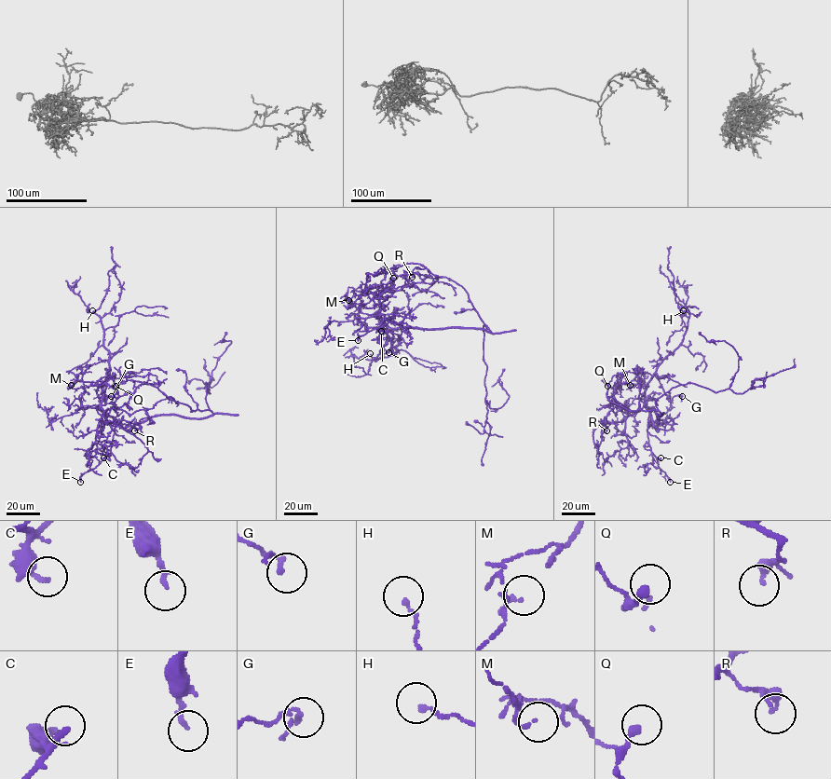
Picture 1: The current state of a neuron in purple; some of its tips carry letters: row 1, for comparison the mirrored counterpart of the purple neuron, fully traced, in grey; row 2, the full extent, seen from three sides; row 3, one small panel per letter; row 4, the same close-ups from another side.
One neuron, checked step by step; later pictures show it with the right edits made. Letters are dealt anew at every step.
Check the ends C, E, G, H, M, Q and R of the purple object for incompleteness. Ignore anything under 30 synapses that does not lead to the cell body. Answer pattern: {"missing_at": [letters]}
{"missing_at": []}

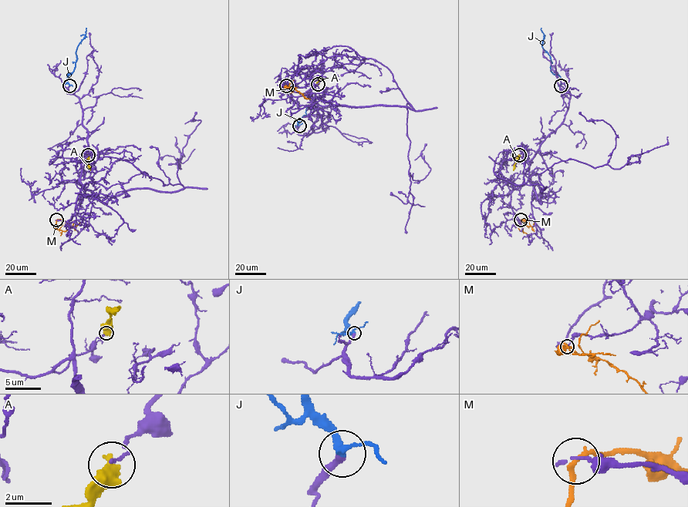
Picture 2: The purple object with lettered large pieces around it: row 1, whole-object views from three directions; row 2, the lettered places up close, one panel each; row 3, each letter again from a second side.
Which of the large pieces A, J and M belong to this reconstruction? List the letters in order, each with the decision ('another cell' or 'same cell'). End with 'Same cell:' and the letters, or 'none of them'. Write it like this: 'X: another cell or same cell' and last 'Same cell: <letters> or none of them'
A: another cell
J: same cell
M: another cell
Same cell: J

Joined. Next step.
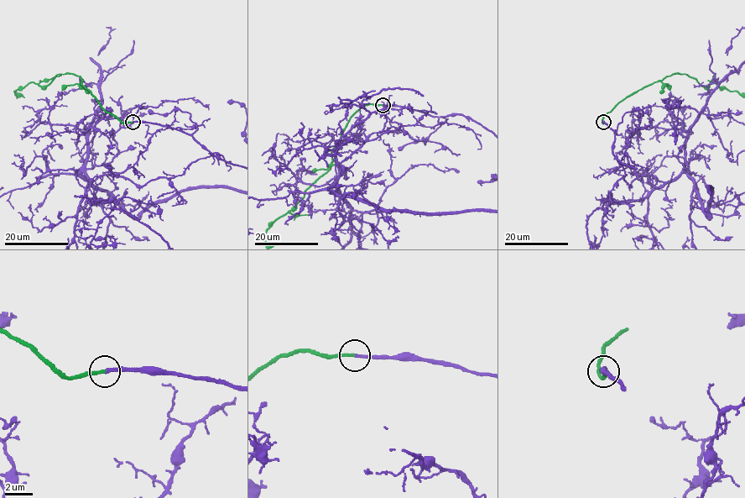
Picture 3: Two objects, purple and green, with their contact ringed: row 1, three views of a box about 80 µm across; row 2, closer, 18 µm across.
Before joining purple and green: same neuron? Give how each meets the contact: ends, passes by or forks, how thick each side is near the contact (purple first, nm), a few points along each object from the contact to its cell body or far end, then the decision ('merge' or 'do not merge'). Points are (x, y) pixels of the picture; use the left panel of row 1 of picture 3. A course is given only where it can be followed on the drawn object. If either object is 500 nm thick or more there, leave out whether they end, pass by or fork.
purple ends | green ends | 240/240 nm | purple via (132, 122), (197, 128), (175, 109), (132, 166), (91, 181), (101, 68) | merge

